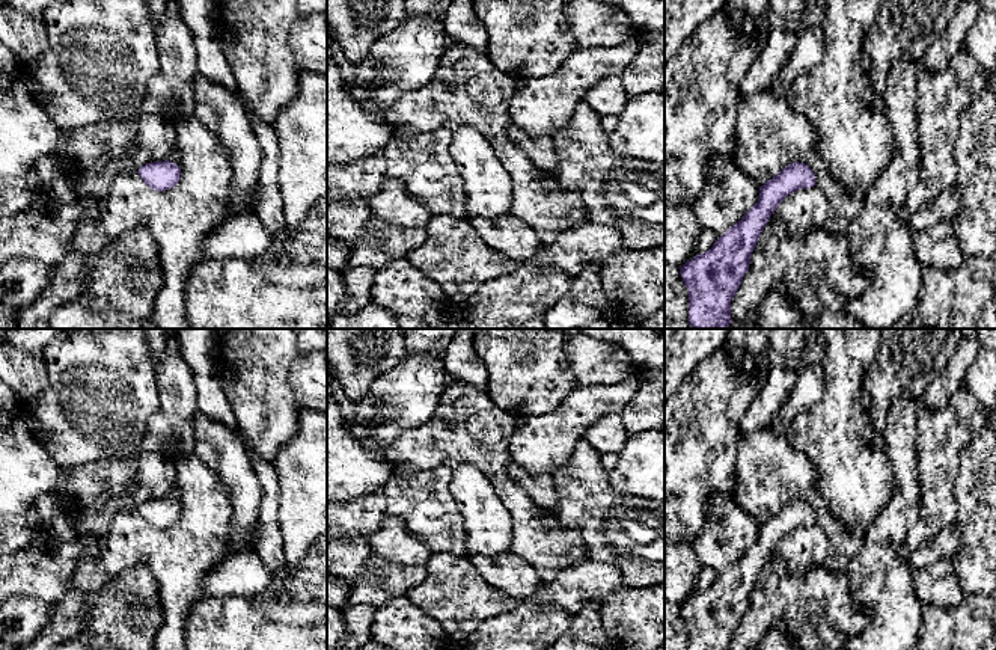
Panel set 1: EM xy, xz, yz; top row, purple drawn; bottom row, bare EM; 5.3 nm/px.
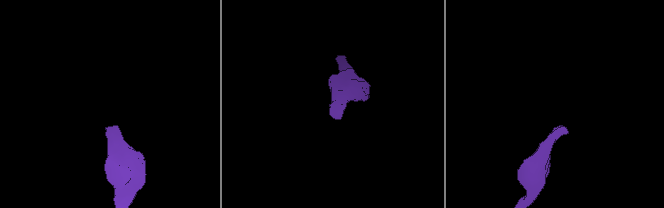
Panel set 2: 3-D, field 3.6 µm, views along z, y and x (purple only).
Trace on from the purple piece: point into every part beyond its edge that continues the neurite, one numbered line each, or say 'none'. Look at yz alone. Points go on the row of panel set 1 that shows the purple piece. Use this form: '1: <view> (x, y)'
none

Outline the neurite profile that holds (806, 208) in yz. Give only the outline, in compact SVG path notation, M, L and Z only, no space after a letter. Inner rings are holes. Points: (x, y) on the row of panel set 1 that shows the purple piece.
M817 185L788 195L774 211L790 237L806 237L811 229L823 228L827 213L827 198Z

